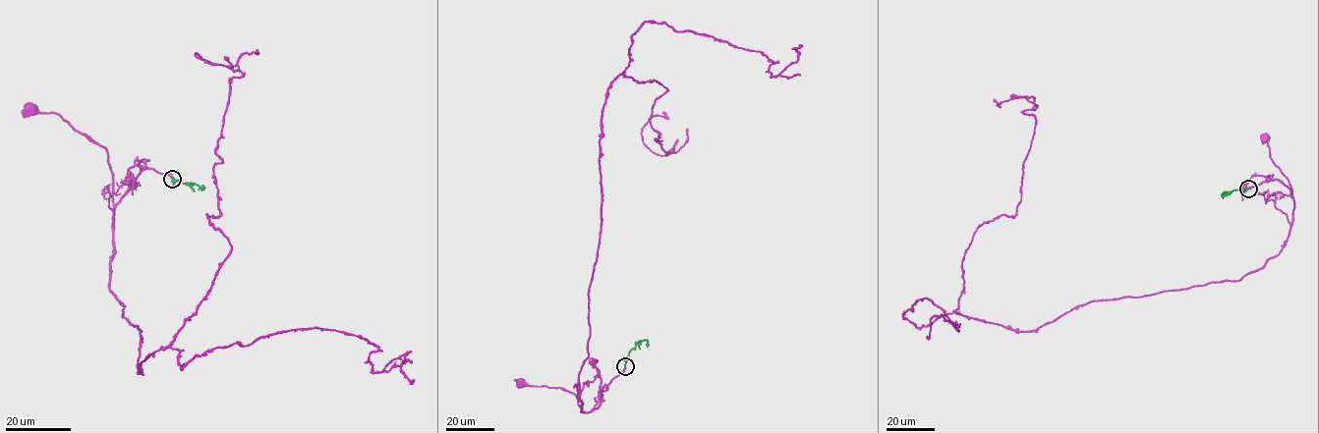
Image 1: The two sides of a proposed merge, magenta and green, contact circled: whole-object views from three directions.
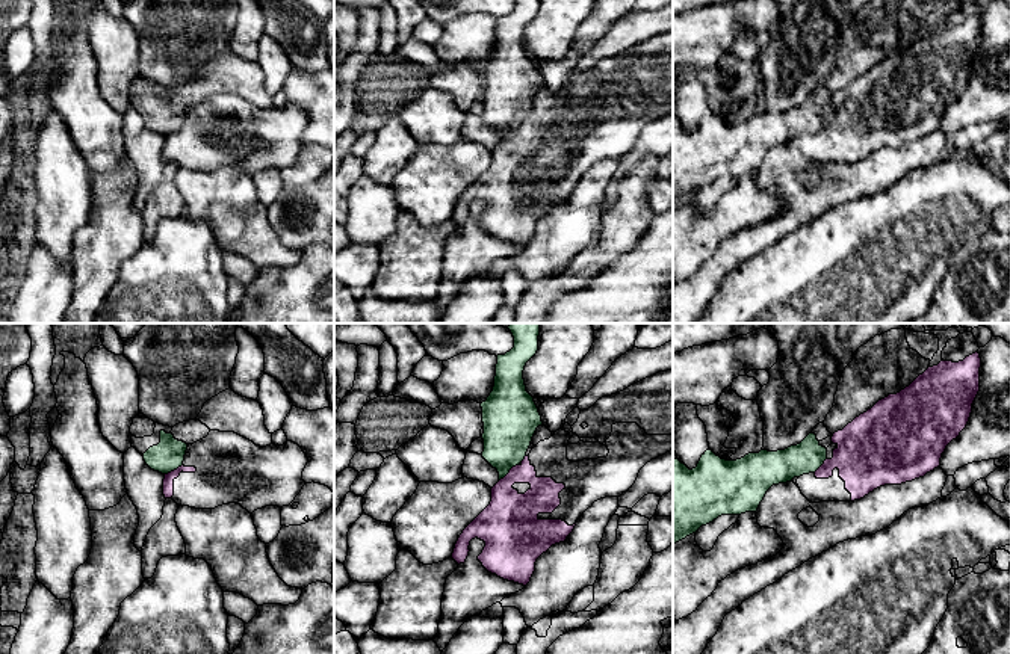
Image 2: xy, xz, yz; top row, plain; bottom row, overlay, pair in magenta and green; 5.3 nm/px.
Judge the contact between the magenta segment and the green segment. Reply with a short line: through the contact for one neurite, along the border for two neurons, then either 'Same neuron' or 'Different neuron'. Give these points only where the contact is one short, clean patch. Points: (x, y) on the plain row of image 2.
Line: xz (517, 126), (499, 142). Different neuron

